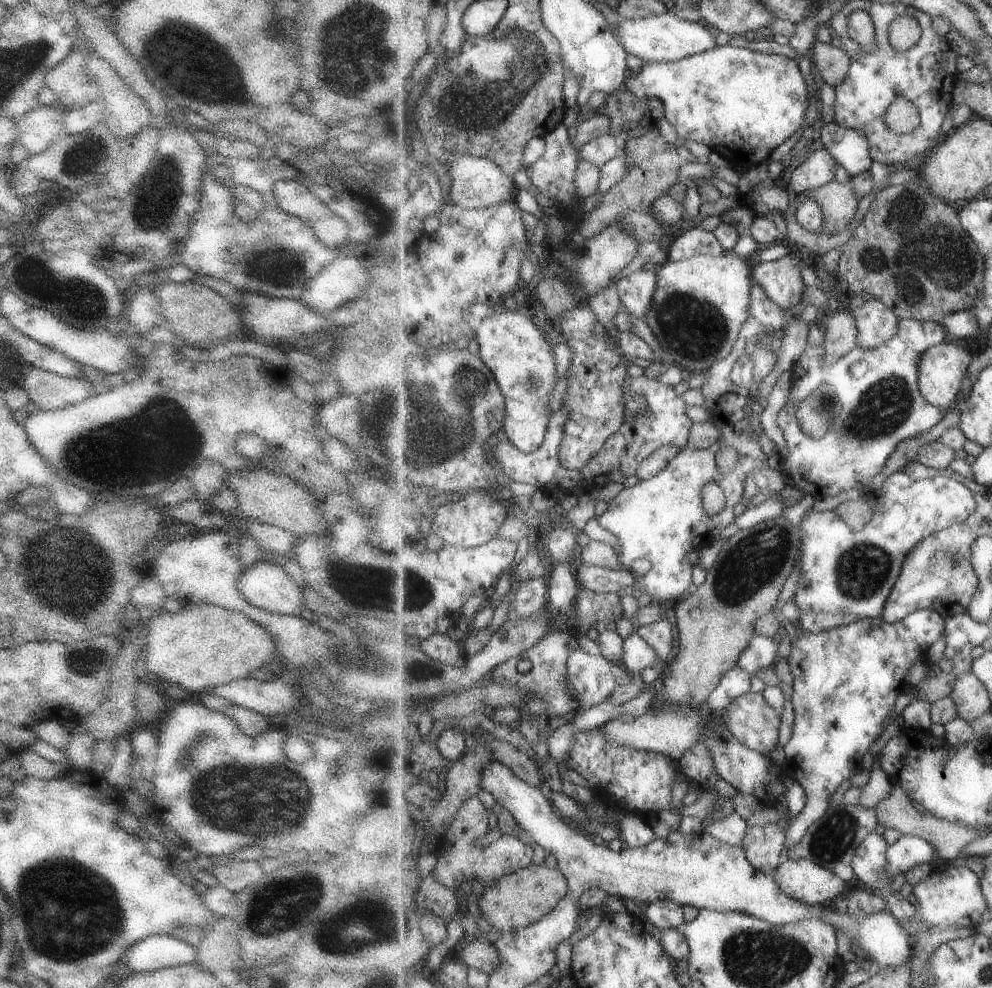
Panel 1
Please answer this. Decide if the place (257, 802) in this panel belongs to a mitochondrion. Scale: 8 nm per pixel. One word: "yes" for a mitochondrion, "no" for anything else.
yes

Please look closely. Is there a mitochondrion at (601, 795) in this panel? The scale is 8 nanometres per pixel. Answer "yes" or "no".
no

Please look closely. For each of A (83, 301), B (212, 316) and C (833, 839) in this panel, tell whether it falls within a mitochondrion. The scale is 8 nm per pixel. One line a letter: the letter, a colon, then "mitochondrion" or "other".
A: mitochondrion
B: other
C: mitochondrion

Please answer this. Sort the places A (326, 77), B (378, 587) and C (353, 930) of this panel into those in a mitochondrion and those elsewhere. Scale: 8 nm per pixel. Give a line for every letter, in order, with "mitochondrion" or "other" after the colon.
A: other
B: mitochondrion
C: mitochondrion

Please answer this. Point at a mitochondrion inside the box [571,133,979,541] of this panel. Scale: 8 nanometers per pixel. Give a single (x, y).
(912, 242)

